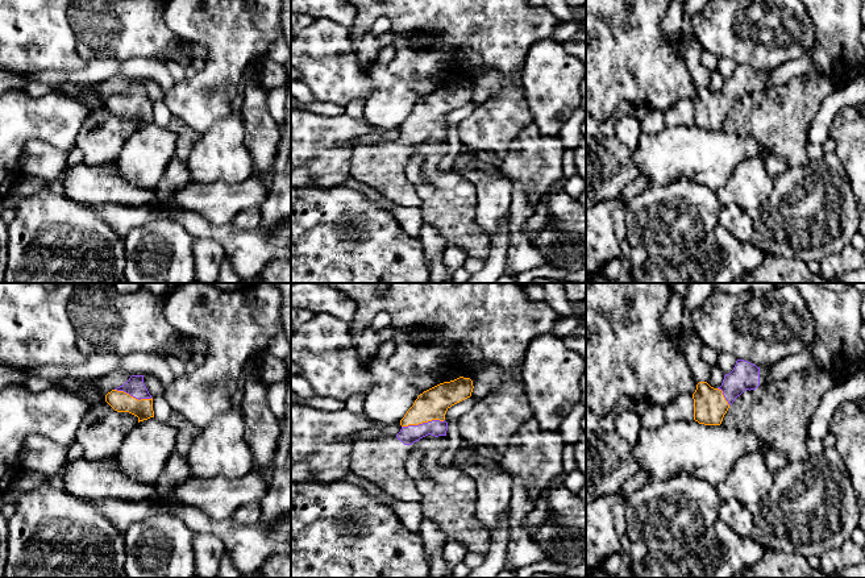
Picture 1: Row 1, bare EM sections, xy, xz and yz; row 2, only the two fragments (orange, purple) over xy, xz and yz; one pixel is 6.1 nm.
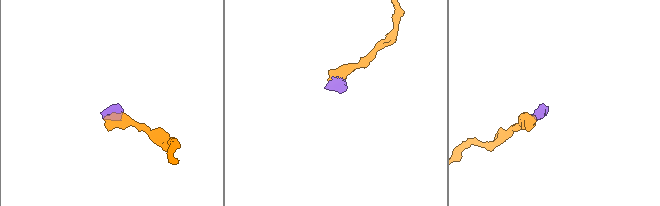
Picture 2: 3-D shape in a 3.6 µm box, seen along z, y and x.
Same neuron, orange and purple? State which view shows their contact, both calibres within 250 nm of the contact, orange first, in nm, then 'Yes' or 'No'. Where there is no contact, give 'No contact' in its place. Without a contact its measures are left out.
Touches orange in xz. Thickness 190 nm (orange) against 110 nm. Yes

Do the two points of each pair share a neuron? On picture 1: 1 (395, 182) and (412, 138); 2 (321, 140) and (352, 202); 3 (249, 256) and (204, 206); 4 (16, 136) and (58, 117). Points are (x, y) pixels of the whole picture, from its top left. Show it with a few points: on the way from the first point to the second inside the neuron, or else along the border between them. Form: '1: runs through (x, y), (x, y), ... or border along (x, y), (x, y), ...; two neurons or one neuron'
1: runs through (395, 171), (395, 156), (402, 149); one neuron
2: border along (311, 183), (319, 187), (337, 187), (342, 184); two neurons
3: border along (192, 212), (216, 225), (229, 223); two neurons
4: runs through (26, 125), (33, 119), (48, 119); one neuron

